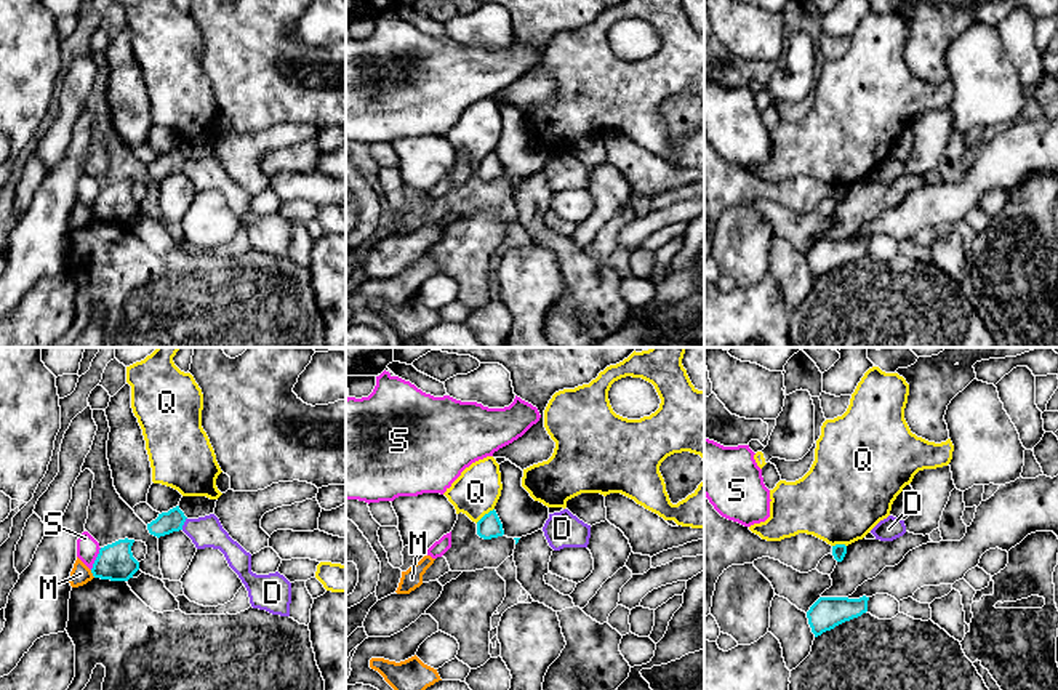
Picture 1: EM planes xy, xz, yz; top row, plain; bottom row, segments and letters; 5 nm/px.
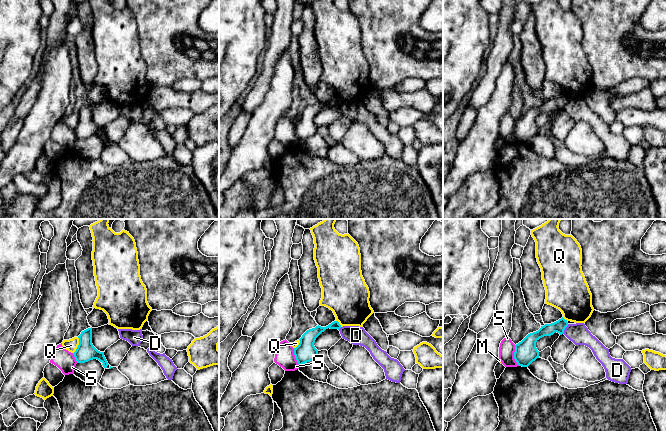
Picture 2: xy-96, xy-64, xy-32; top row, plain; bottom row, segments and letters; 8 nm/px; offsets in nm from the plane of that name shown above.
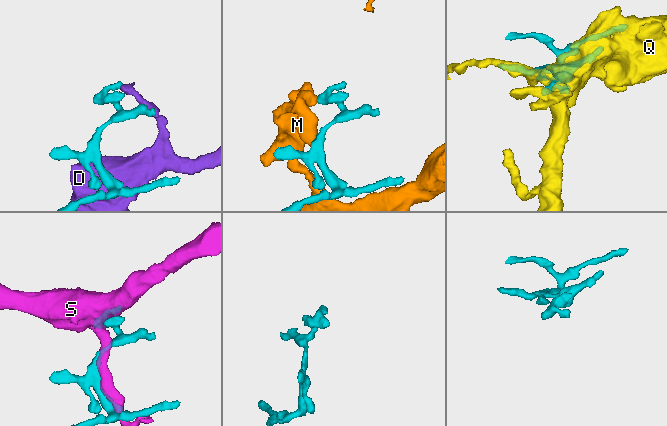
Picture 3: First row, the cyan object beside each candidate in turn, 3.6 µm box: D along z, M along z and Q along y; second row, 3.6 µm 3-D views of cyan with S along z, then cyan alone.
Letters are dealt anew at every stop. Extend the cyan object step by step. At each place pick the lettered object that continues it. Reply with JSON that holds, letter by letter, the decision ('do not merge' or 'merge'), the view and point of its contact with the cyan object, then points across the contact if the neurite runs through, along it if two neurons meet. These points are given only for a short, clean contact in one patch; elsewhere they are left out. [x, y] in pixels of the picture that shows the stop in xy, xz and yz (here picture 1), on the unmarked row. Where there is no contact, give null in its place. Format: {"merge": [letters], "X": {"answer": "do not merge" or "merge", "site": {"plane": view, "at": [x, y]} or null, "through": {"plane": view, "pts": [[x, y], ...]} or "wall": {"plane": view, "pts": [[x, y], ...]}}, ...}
{"merge": [], "D": {"answer": "do not merge", "site": {"plane": "xy", "at": [183, 165]}, "wall": {"plane": "xy", "pts": [[186, 159], [181, 170]]}}, "M": {"answer": "do not merge", "site": {"plane": "xy", "at": [92, 213]}, "wall": {"plane": "xy", "pts": [[90, 212], [95, 218]]}}, "Q": {"answer": "do not merge", "site": {"plane": "xz", "at": [485, 156]}}, "S": {"answer": "do not merge", "site": {"plane": "xy", "at": [96, 200]}}}

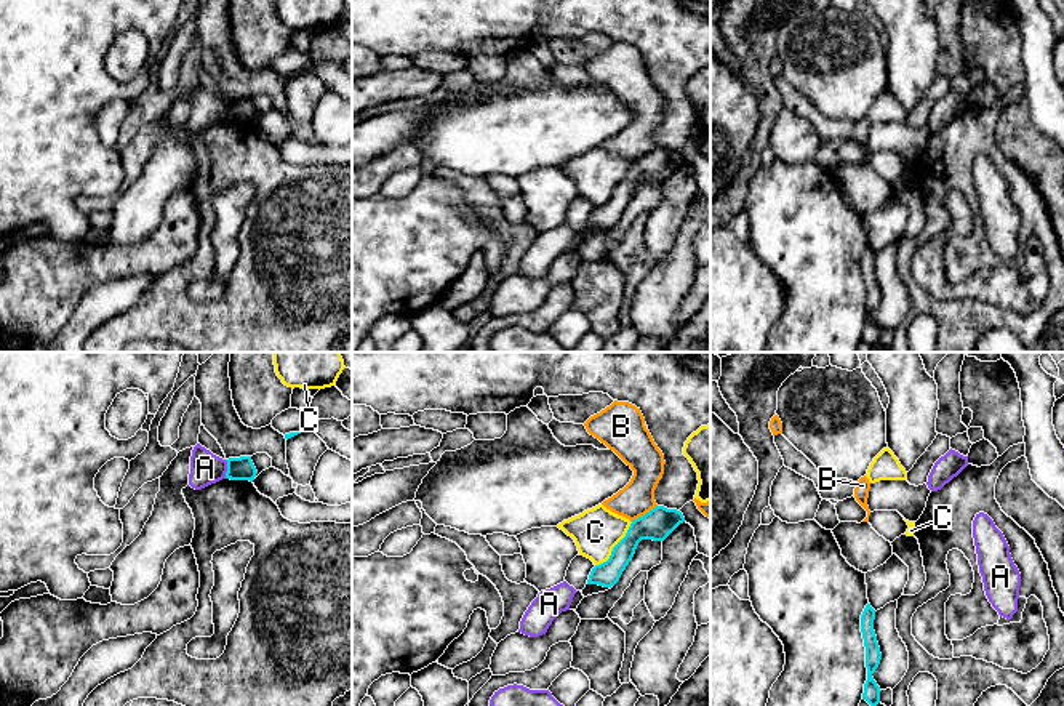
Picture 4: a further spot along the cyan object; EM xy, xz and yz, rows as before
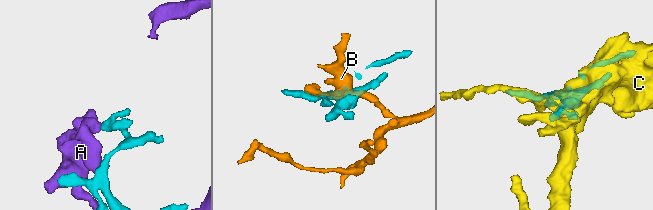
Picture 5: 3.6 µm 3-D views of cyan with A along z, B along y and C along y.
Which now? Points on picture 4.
{"merge": [], "A": {"answer": "do not merge", "site": {"plane": "xy", "at": [228, 111]}, "wall": {"plane": "xy", "pts": [[224, 101], [226, 119]]}}, "B": {"answer": "do not merge", "site": {"plane": "xz", "at": [645, 156]}, "wall": {"plane": "xz", "pts": [[656, 146], [631, 162]]}}, "C": {"answer": "do not merge", "site": {"plane": "xz", "at": [615, 188]}}}

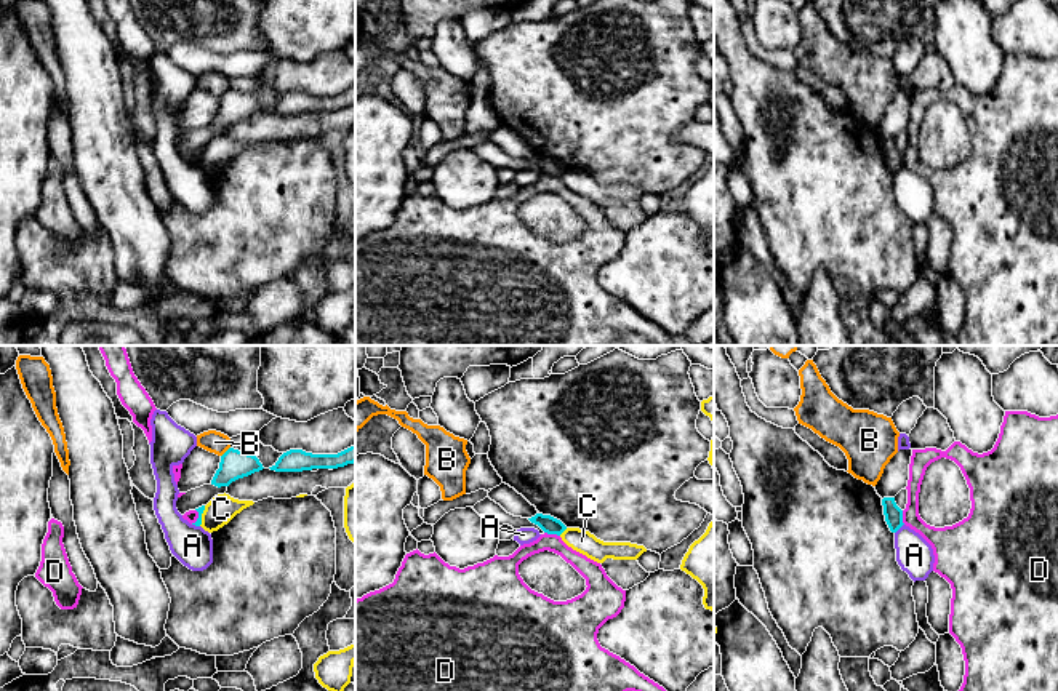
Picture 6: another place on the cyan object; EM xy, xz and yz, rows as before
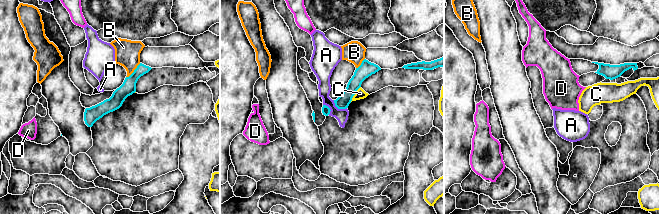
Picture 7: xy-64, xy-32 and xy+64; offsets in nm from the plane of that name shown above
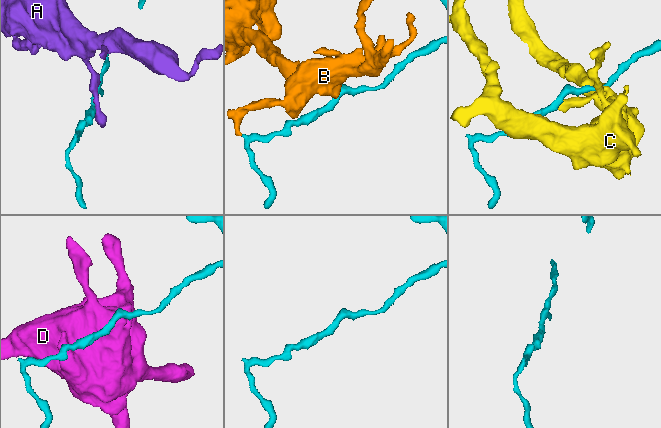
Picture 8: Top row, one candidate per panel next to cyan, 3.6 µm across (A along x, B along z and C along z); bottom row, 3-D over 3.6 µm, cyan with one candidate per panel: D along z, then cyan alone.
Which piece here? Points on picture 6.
{"merge": ["B"], "A": {"answer": "do not merge", "site": {"plane": "yz", "at": [900, 168]}, "wall": {"plane": "yz", "pts": [[903, 165], [895, 175]]}}, "B": {"answer": "merge", "site": {"plane": "xy", "at": [226, 93]}}, "C": {"answer": "do not merge", "site": {"plane": "xz", "at": [562, 173]}}, "D": {"answer": "do not merge", "site": {"plane": "xz", "at": [553, 175]}, "wall": {"plane": "xz", "pts": [[545, 173], [559, 178]]}}}

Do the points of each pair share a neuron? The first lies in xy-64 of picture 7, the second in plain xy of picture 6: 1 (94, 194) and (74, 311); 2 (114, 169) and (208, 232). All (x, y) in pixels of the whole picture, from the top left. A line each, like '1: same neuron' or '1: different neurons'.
1: same neuron
2: same neuron

